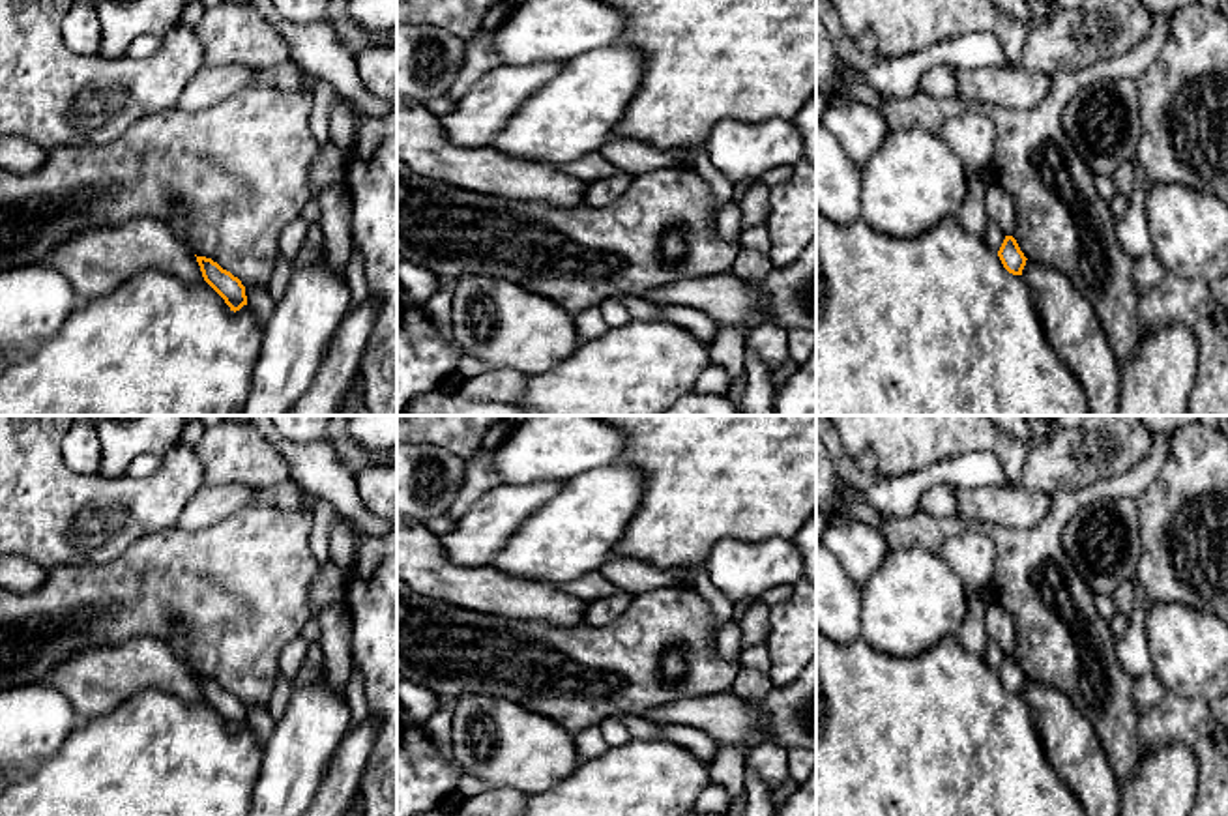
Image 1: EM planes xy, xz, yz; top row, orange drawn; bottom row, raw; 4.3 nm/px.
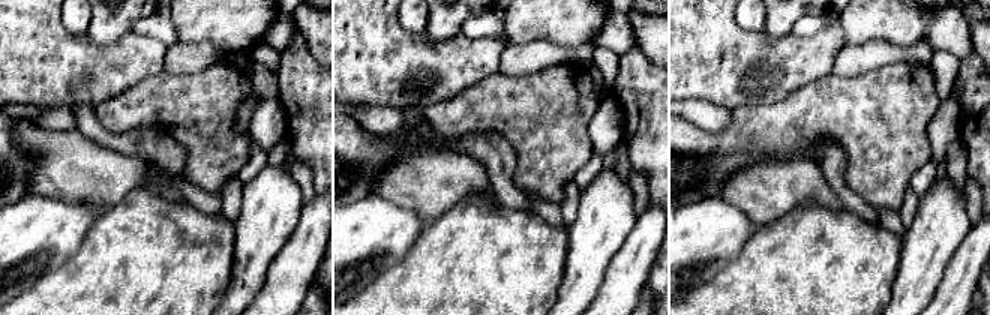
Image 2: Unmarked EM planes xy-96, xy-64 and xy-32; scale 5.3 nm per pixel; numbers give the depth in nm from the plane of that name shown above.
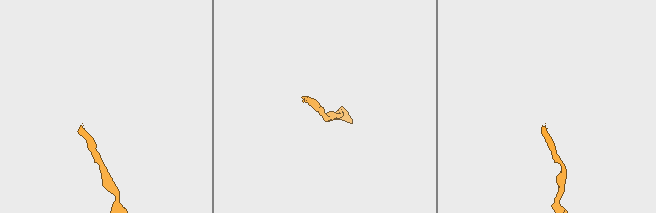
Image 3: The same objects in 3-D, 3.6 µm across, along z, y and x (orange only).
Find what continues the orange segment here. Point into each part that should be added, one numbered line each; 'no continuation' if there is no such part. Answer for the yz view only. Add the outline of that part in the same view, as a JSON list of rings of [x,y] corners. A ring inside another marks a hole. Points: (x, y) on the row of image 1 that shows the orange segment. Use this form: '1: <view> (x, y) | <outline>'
1: yz (1000, 206) | [[[998,182],[988,183],[985,193],[985,211],[988,219],[992,219],[1005,236],[1015,234],[1016,226],[1016,204],[1009,191],[1005,191]]]

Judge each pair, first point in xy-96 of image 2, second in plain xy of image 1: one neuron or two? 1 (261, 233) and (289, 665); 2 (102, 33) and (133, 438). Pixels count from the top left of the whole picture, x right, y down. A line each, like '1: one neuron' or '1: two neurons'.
1: two neurons
2: one neuron

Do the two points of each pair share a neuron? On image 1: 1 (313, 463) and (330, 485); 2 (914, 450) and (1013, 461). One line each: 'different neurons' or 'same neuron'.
1: same neuron
2: same neuron

